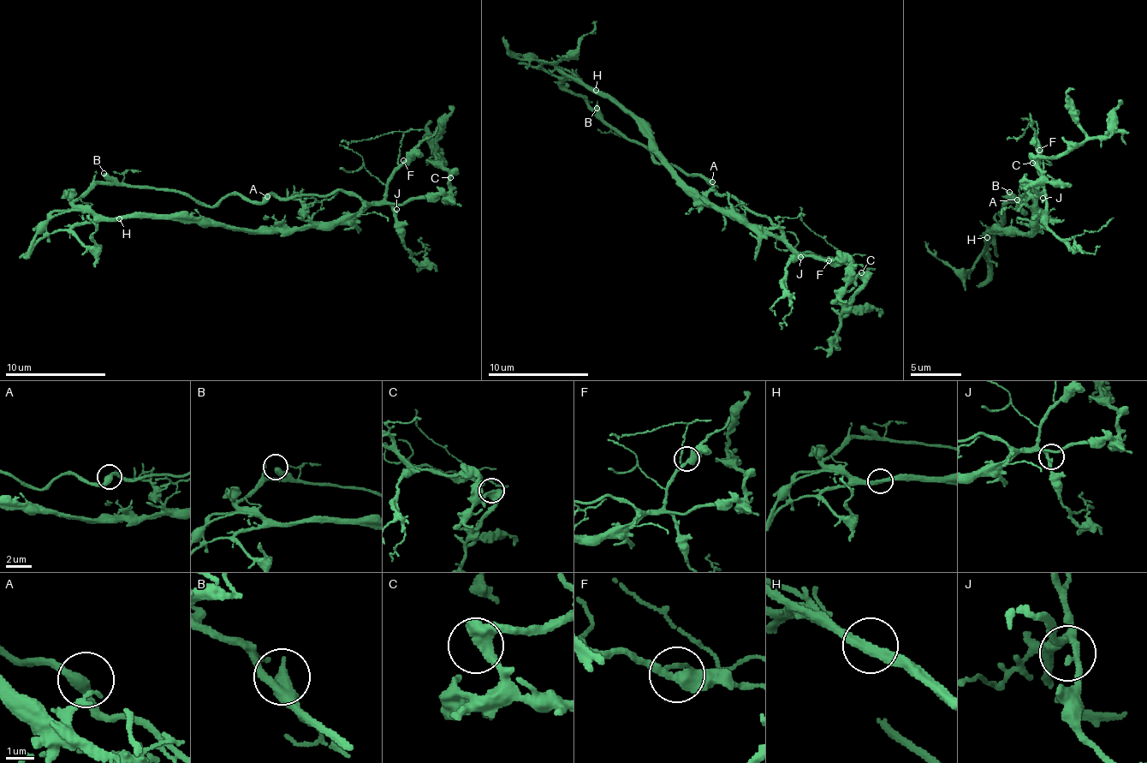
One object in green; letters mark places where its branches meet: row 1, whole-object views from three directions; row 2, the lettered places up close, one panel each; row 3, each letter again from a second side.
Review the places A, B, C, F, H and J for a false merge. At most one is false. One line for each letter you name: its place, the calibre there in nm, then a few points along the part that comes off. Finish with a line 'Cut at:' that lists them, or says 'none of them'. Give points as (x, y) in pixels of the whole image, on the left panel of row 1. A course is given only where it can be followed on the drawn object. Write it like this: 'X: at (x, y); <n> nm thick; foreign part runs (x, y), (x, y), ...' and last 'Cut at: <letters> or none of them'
H: at (119, 218); 320 nm thick; foreign part runs (119, 219), (147, 217), (221, 221), (261, 230), (328, 228), (349, 218), (361, 230)
Cut at: H

